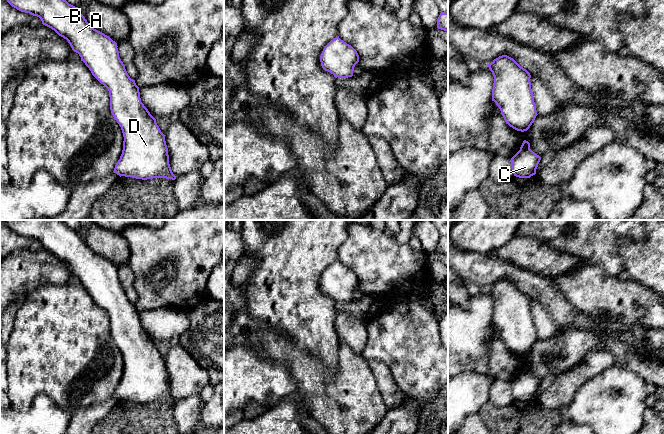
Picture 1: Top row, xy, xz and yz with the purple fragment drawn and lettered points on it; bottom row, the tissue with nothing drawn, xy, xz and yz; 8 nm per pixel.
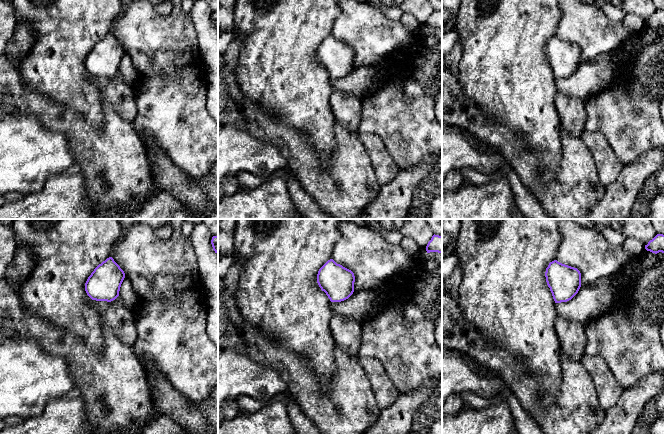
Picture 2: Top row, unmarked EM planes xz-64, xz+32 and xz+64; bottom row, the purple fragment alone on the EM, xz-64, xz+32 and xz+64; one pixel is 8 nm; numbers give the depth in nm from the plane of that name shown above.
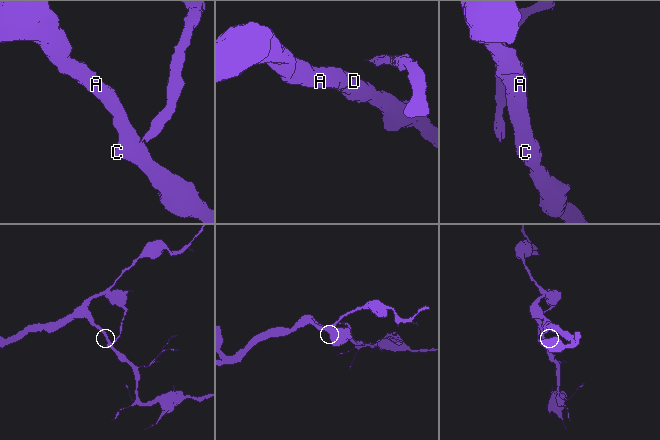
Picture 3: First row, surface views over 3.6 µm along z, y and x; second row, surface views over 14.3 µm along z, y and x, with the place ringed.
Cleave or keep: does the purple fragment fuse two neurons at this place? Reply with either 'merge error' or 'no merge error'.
no merge error

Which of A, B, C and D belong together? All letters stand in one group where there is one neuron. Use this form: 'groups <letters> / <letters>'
groups A B C D

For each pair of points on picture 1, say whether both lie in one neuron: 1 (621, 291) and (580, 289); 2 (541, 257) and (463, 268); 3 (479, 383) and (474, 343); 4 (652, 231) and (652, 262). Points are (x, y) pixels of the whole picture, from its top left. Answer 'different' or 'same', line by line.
1: same
2: different
3: different
4: same

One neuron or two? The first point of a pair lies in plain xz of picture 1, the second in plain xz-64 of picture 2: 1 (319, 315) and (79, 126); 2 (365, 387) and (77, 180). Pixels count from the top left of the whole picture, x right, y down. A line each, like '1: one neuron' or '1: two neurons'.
1: two neurons
2: two neurons

